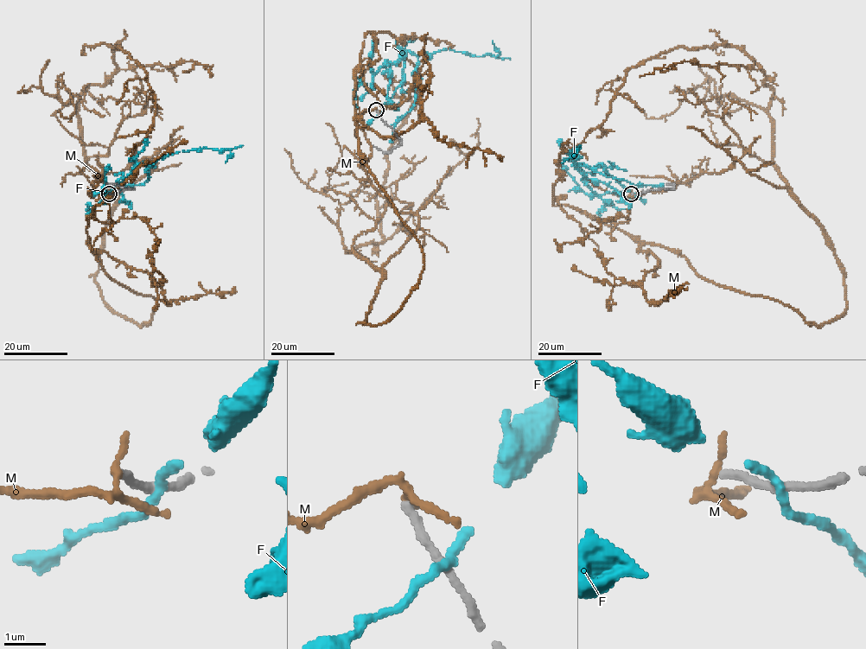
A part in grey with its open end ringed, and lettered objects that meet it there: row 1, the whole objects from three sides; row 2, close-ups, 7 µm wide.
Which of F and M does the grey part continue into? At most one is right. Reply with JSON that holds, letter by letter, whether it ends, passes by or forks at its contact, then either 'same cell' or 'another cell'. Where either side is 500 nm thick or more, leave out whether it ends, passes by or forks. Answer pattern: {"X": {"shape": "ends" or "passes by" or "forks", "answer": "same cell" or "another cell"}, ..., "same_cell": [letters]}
{"F": {"shape": "passes by", "answer": "another cell"}, "M": {"shape": "passes by", "answer": "another cell"}, "same_cell": []}

